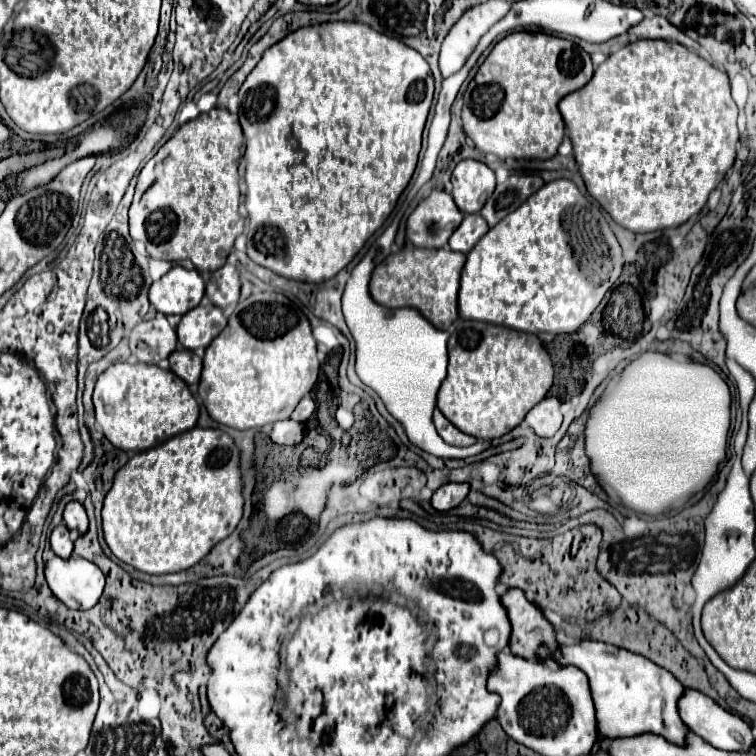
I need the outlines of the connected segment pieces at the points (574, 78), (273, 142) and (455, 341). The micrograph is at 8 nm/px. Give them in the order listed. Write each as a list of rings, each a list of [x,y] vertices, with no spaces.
[[[509,33],[493,47],[493,51],[487,55],[487,59],[465,89],[465,105],[461,111],[463,129],[467,137],[473,139],[475,147],[483,153],[493,153],[501,159],[551,159],[557,153],[557,147],[561,145],[565,135],[565,125],[557,103],[561,101],[561,97],[581,89],[591,79],[591,75],[593,65],[589,53],[583,51],[577,43],[547,33]]]
[[[329,21],[315,27],[303,27],[295,33],[289,33],[283,41],[271,45],[267,53],[263,53],[259,65],[247,75],[245,83],[241,85],[237,97],[241,99],[239,107],[239,123],[245,135],[245,207],[249,213],[249,231],[247,239],[249,245],[257,253],[249,253],[249,259],[257,265],[275,271],[281,277],[305,281],[305,283],[323,283],[335,277],[365,245],[365,241],[383,225],[383,221],[393,211],[399,195],[407,187],[421,149],[421,133],[425,127],[425,119],[433,101],[433,75],[429,75],[427,61],[411,47],[401,41],[395,41],[379,31],[371,29],[363,23],[351,21]]]
[[[461,319],[449,337],[449,373],[437,393],[437,407],[465,433],[497,439],[517,427],[551,385],[553,363],[537,335]]]

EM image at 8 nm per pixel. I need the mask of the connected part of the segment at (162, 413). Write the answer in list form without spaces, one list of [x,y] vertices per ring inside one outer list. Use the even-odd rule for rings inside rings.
[[[115,363],[105,369],[93,391],[93,405],[103,435],[123,451],[145,451],[155,447],[173,435],[195,427],[199,417],[199,405],[187,389],[187,383],[173,371],[149,363]]]

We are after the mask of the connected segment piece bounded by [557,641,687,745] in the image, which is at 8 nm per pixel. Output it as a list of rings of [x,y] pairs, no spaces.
[[[581,641],[573,647],[561,645],[557,661],[561,667],[575,665],[589,677],[597,709],[599,737],[633,737],[651,731],[677,745],[685,741],[687,727],[677,713],[677,699],[683,693],[683,685],[667,669],[655,665],[639,653],[599,641]]]

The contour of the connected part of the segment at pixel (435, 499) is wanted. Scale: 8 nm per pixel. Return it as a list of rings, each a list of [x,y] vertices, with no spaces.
[[[445,483],[433,493],[431,503],[437,511],[449,511],[449,509],[461,505],[461,501],[467,497],[467,493],[469,493],[467,483]]]

